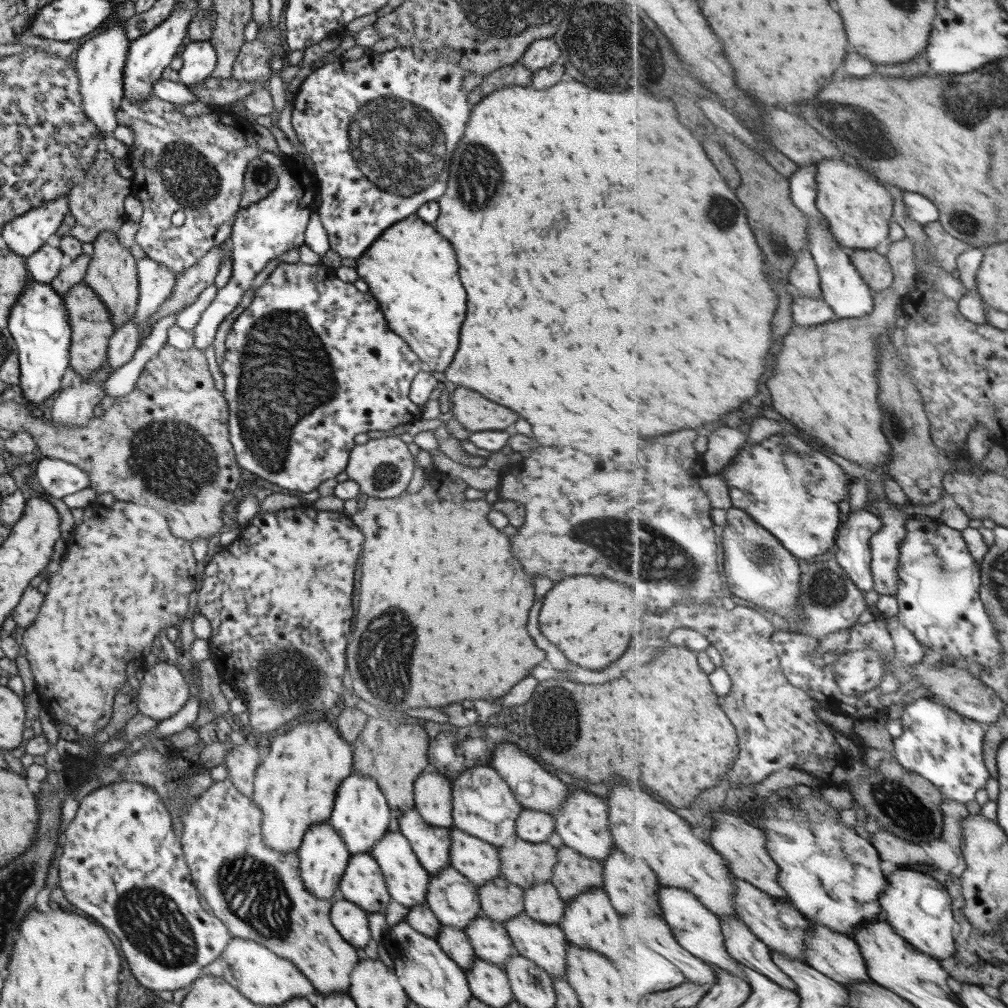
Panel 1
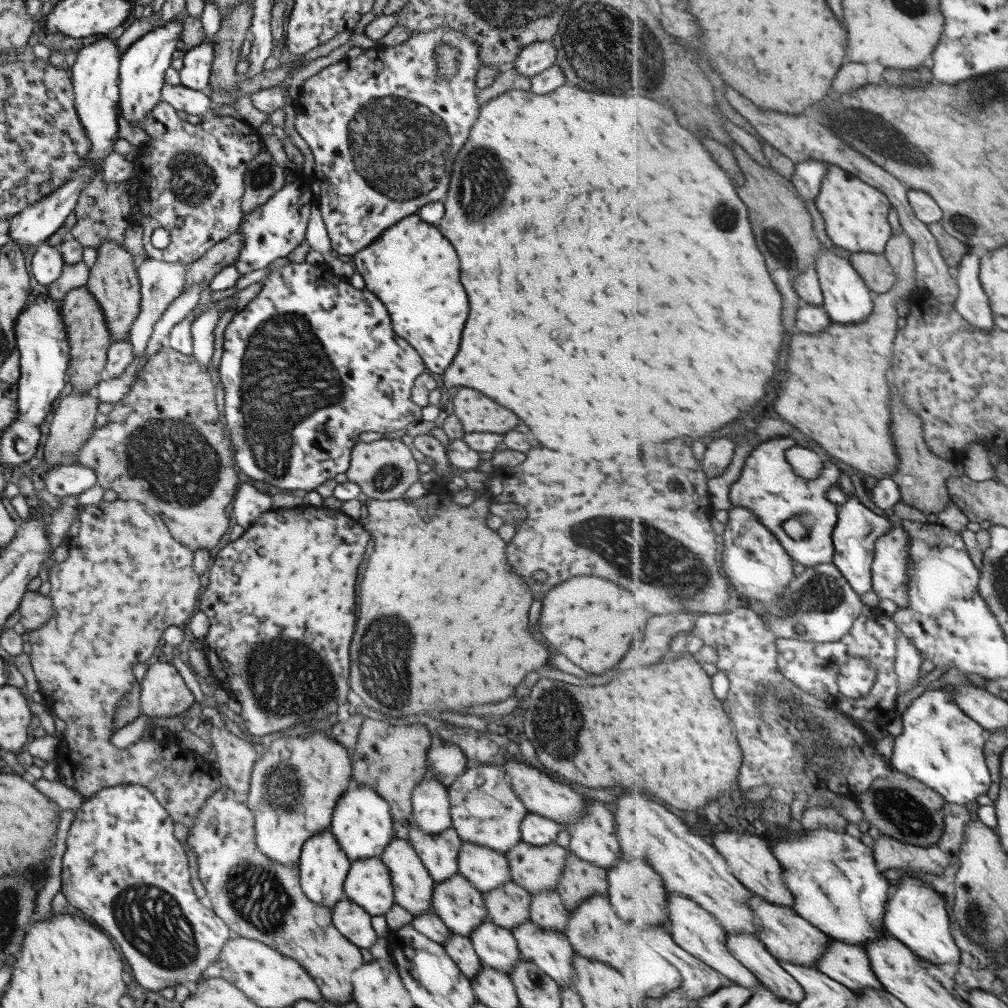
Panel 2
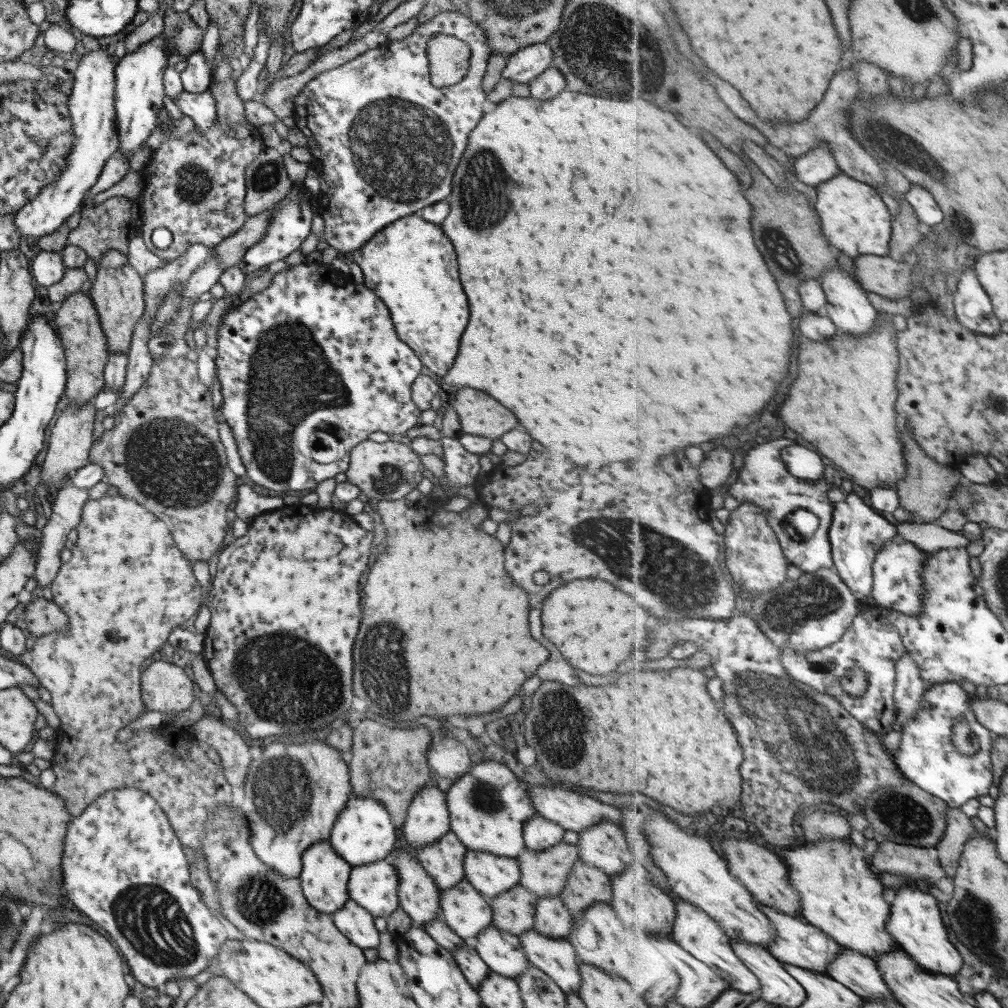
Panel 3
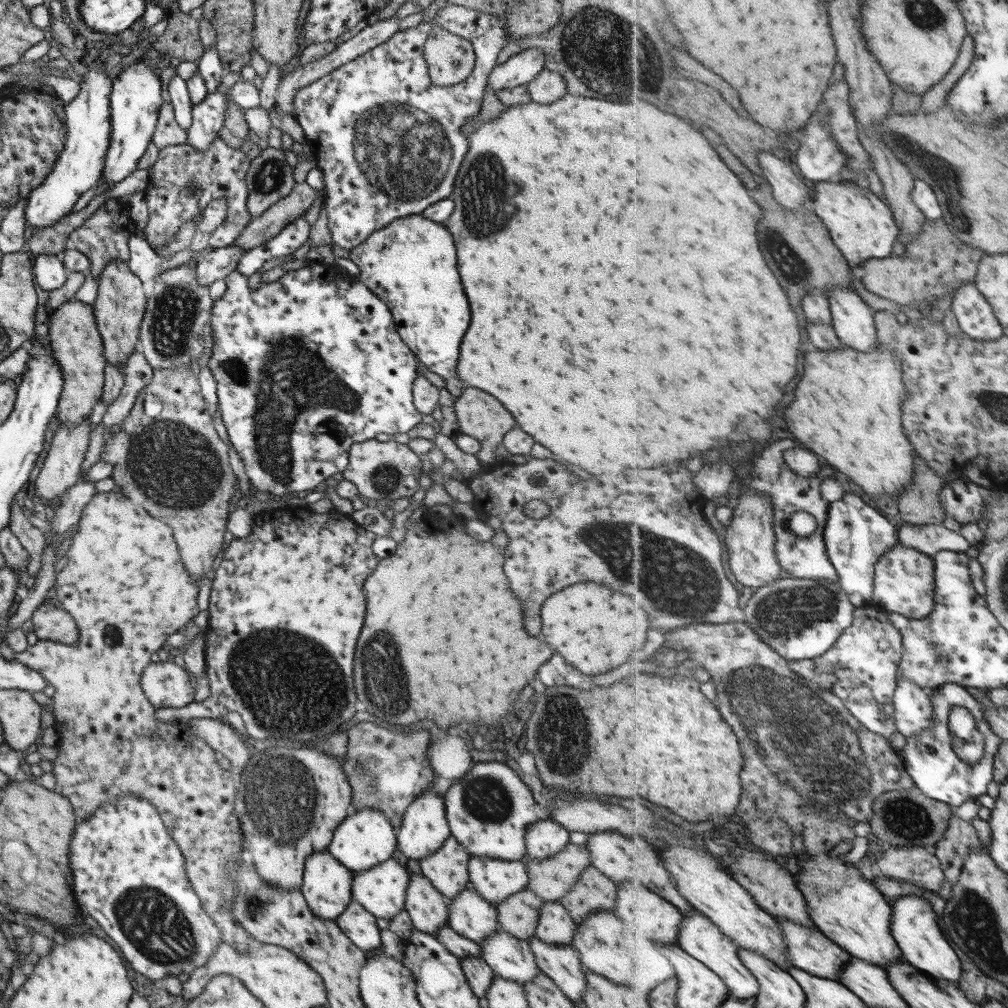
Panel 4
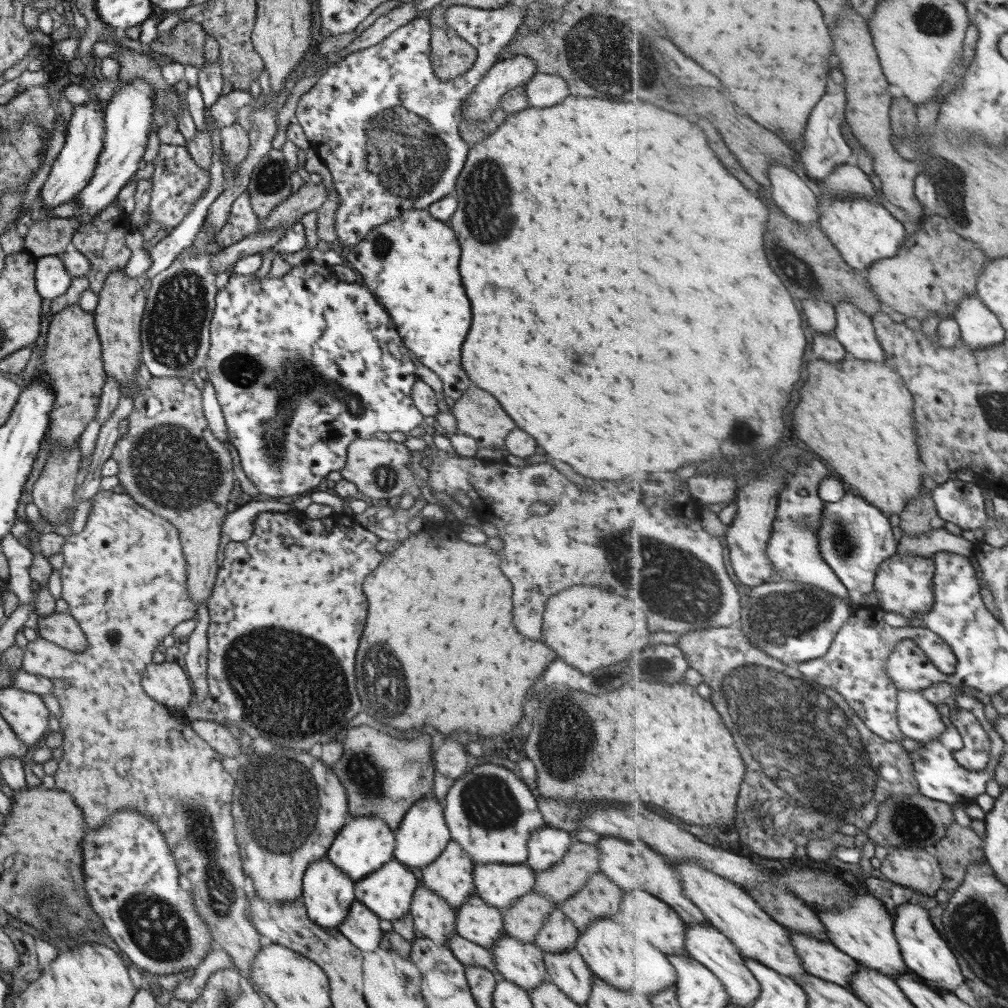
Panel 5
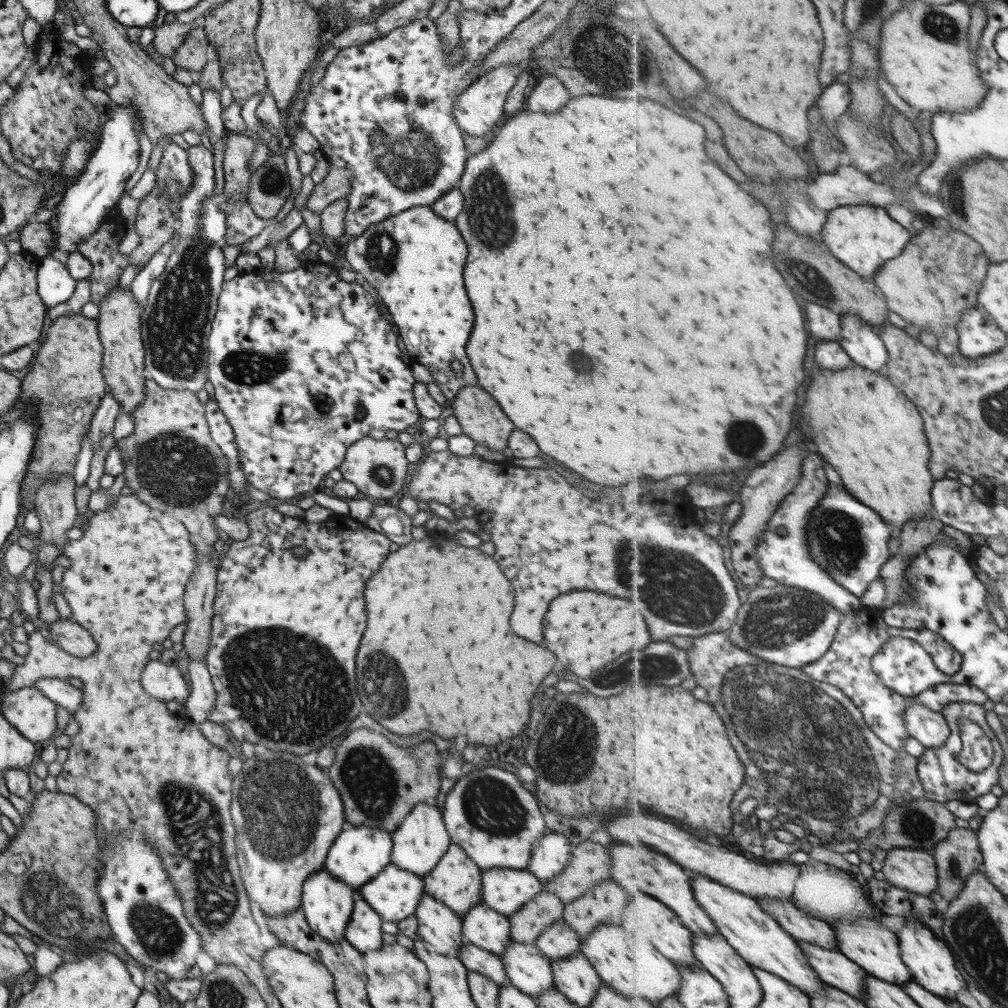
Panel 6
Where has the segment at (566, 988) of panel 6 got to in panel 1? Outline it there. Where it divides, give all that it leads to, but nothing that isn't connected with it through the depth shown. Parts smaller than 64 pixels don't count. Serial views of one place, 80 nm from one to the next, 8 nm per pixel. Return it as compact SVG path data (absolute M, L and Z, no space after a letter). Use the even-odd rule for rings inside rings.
M524 912L503 924L519 956L553 977L564 978L567 940L558 925L534 921Z

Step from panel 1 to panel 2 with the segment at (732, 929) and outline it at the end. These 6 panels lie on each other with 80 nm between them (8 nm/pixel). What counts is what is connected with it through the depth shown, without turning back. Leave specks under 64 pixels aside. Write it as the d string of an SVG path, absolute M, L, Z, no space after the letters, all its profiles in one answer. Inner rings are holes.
M727 933L731 954L750 967L761 983L792 1003L799 1004L805 998L802 983L786 971L762 939L749 933Z

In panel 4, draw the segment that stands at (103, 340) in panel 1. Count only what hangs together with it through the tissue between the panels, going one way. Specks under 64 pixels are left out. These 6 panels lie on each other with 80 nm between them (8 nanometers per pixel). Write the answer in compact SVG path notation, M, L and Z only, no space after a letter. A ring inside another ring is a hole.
M68 300L53 310L48 325L49 347L59 363L63 384L55 416L61 423L74 427L89 416L93 405L102 396L104 366L101 338L95 324L92 305Z

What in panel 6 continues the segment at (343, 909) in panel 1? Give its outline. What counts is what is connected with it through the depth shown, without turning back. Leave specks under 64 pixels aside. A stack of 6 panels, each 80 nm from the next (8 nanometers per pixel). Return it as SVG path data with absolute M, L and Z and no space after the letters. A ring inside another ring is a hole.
M356 897L344 928L344 939L360 953L381 947L382 920L363 899Z

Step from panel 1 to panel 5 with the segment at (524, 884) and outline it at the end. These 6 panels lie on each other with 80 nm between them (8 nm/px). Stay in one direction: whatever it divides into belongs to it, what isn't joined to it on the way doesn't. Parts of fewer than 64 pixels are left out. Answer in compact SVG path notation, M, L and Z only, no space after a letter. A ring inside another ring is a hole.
M571 841L559 862L550 869L534 872L532 891L558 905L572 897L597 871L597 847L593 843Z

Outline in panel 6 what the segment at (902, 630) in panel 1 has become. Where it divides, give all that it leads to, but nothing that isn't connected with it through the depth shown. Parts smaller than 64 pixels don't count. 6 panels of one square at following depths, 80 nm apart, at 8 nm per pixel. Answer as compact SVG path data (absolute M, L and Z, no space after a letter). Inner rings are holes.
M908 697L907 701L904 714L910 736L926 749L942 747L952 731L945 715L929 708L915 697Z

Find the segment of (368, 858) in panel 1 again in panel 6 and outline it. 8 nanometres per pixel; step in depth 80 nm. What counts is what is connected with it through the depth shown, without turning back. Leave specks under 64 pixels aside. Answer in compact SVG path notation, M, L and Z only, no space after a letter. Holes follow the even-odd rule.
M390 862L370 881L356 888L356 897L363 899L382 921L396 924L414 914L423 892L420 876Z

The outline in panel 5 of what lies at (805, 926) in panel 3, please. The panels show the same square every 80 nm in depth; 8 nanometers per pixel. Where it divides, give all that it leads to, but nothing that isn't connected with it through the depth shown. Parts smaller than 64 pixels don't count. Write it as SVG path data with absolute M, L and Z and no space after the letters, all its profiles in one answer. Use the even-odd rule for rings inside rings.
M793 931L791 937L808 974L852 991L854 974L858 972L860 962L831 941Z

